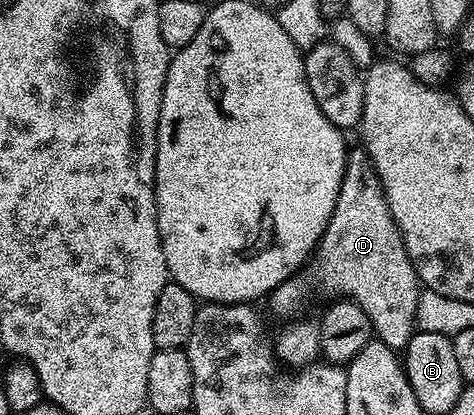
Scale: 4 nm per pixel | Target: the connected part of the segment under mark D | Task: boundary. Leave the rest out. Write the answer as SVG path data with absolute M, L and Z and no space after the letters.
M349 148L342 187L338 191L338 203L334 203L328 230L322 235L314 257L315 260L320 260L316 265L316 277L326 292L333 293L331 296L336 299L356 301L358 307L366 311L372 324L373 334L384 341L386 347L397 351L407 348L408 341L414 332L415 311L422 286L406 255L406 247L394 223L394 215L390 215L384 188L378 179L378 171L363 148Z

